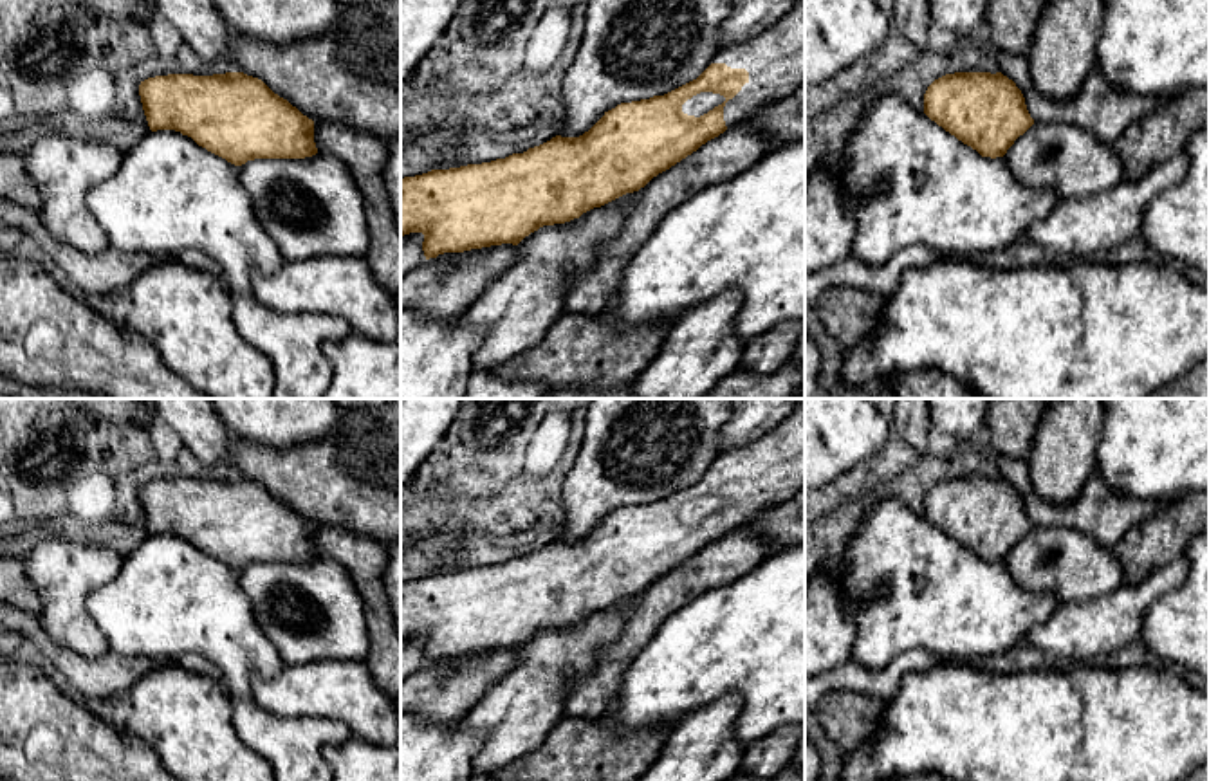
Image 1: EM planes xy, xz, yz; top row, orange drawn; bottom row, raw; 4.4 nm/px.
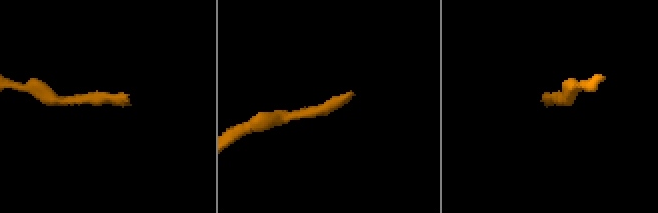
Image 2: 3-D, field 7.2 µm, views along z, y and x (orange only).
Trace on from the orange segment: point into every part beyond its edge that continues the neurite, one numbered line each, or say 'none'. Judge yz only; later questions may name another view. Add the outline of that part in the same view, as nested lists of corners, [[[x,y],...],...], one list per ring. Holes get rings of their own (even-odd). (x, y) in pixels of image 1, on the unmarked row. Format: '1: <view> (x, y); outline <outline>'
none

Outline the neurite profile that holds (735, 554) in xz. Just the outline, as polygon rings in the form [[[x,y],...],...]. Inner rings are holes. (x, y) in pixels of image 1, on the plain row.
[[[740,527],[653,581],[637,599],[623,635],[603,651],[592,675],[570,687],[563,718],[601,718],[621,687],[628,664],[669,615],[700,593],[718,590],[749,574],[778,552],[774,543]]]

